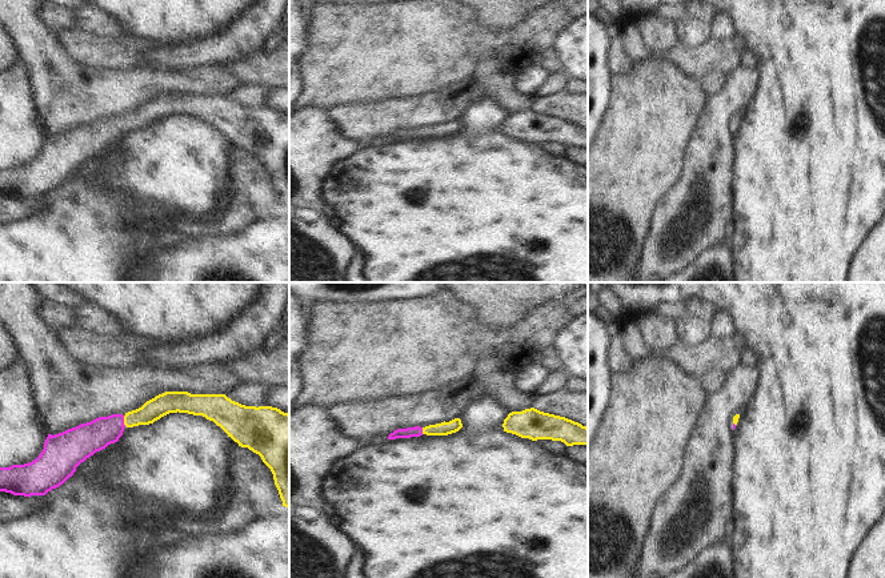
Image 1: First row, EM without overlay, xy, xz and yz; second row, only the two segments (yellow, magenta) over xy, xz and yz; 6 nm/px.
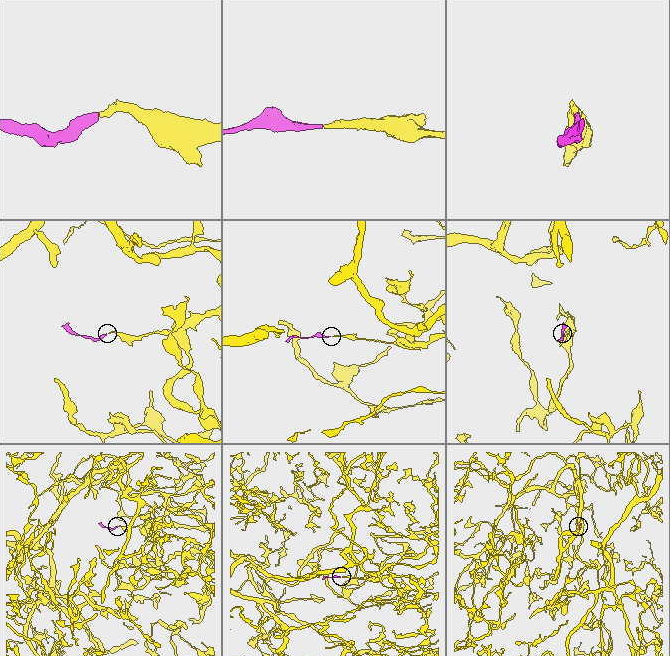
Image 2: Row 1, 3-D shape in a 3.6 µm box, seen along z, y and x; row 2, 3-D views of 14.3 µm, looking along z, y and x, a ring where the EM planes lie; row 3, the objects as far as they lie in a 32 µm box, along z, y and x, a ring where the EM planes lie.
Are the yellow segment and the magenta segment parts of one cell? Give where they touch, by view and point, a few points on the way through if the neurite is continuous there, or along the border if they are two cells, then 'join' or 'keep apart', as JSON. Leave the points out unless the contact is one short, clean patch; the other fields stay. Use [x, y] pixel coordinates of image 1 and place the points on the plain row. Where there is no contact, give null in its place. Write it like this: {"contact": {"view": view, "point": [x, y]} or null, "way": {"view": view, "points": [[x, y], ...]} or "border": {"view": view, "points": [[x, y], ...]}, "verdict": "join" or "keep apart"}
{"contact": {"view": "xy", "point": [124, 123]}, "way": {"view": "xy", "points": [[161, 107], [144, 117], [124, 123], [87, 140]]}, "verdict": "join"}

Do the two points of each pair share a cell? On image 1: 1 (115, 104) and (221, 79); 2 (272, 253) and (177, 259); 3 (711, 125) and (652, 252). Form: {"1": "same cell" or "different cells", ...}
{"1": "same cell", "2": "same cell", "3": "same cell"}

